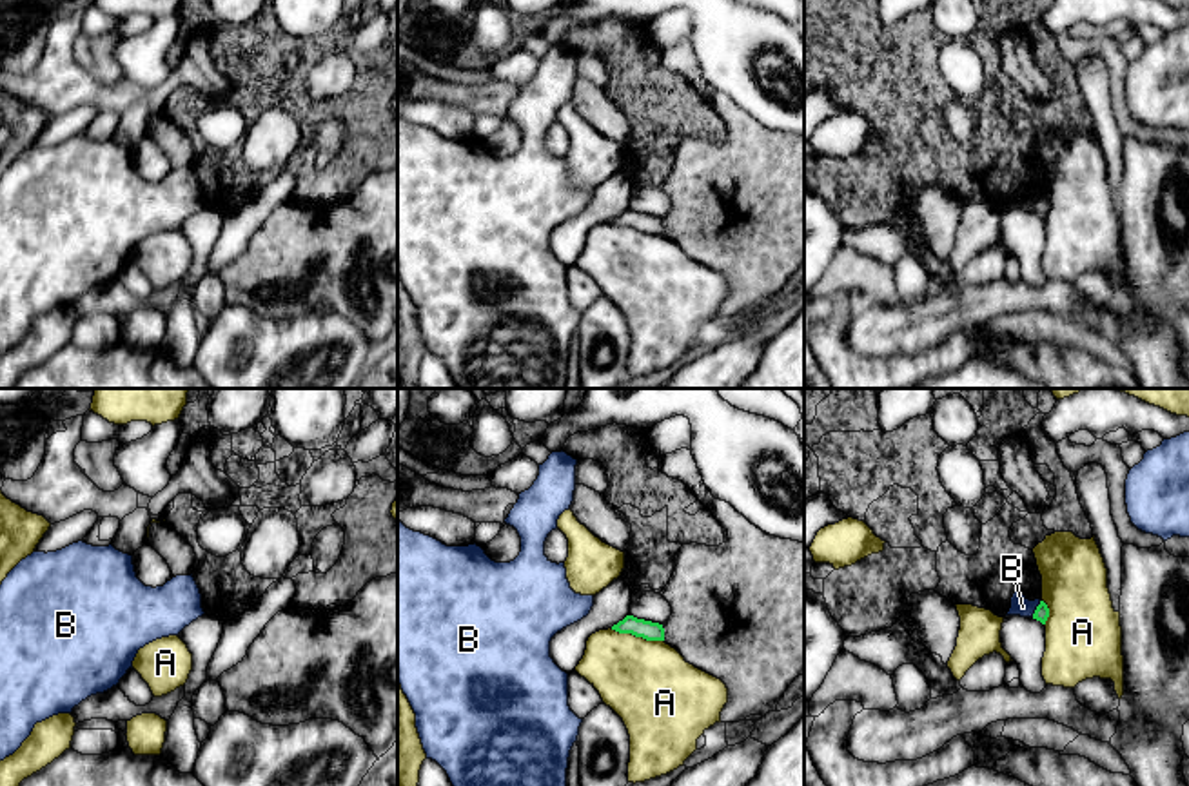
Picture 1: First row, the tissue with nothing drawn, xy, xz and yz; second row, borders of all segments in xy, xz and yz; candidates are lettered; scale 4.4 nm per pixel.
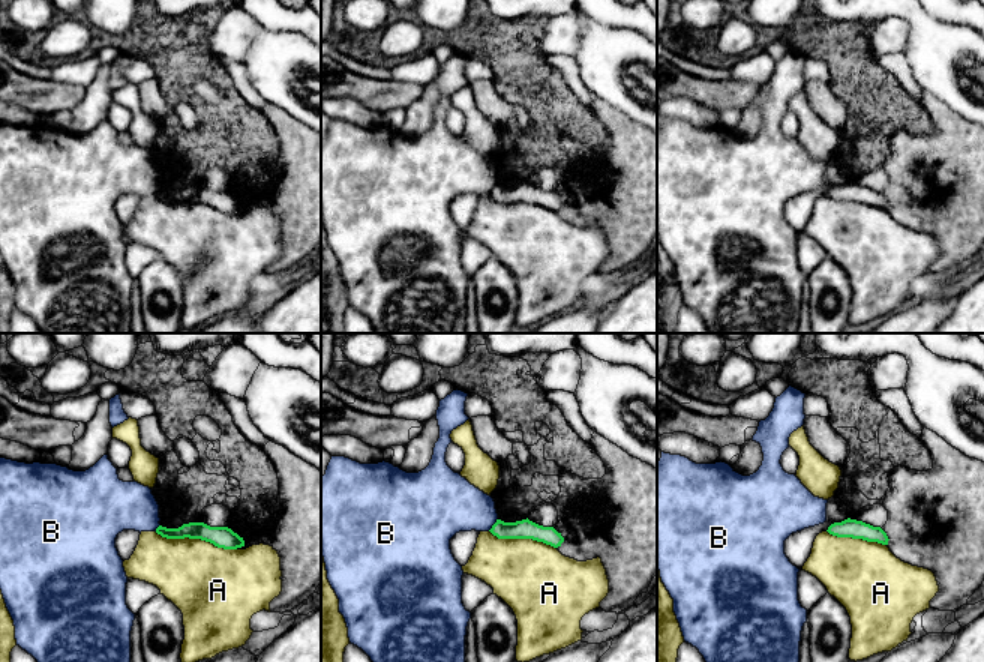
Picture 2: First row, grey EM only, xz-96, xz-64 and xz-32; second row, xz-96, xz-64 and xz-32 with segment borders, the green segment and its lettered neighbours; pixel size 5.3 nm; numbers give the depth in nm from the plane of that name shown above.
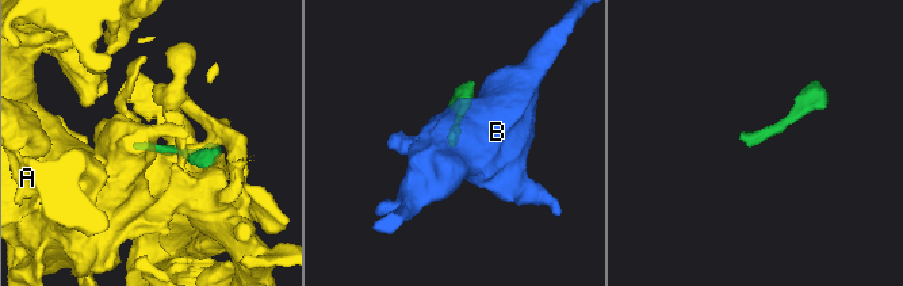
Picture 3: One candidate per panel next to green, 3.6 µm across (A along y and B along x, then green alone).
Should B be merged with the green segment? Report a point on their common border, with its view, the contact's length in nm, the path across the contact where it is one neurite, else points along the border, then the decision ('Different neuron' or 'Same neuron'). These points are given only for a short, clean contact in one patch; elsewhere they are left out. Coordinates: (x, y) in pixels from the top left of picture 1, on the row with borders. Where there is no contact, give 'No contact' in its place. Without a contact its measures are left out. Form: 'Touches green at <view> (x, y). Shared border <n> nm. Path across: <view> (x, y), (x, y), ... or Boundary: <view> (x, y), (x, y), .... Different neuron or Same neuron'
Touches green at yz (1037, 609). Shared border 80 nm. Boundary: yz (1041, 601), (1031, 616). Different neuron

